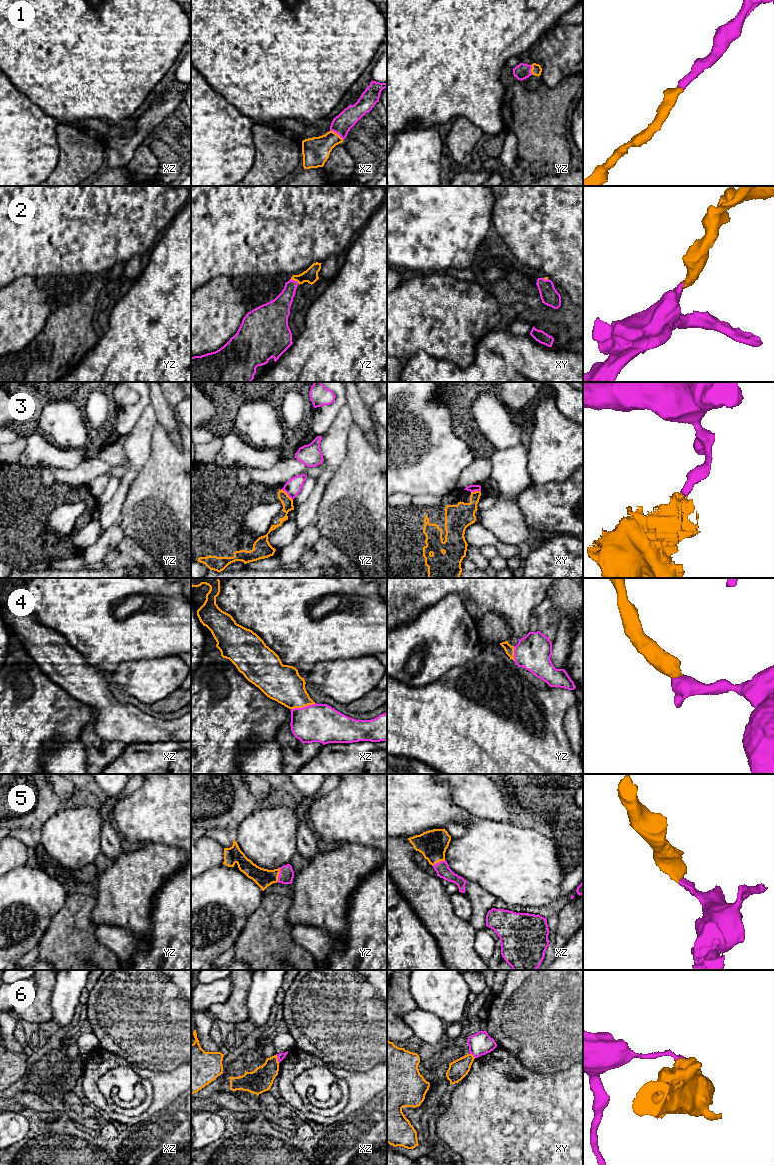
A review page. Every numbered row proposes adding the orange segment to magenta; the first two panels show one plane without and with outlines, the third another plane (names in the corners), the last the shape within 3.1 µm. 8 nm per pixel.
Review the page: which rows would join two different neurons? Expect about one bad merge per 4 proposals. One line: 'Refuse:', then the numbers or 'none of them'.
Refuse: 3, 6

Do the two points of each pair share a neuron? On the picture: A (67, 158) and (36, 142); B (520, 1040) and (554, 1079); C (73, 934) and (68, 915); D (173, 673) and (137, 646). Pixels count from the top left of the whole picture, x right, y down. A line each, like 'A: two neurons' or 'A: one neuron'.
A: two neurons
B: two neurons
C: one neuron
D: two neurons

